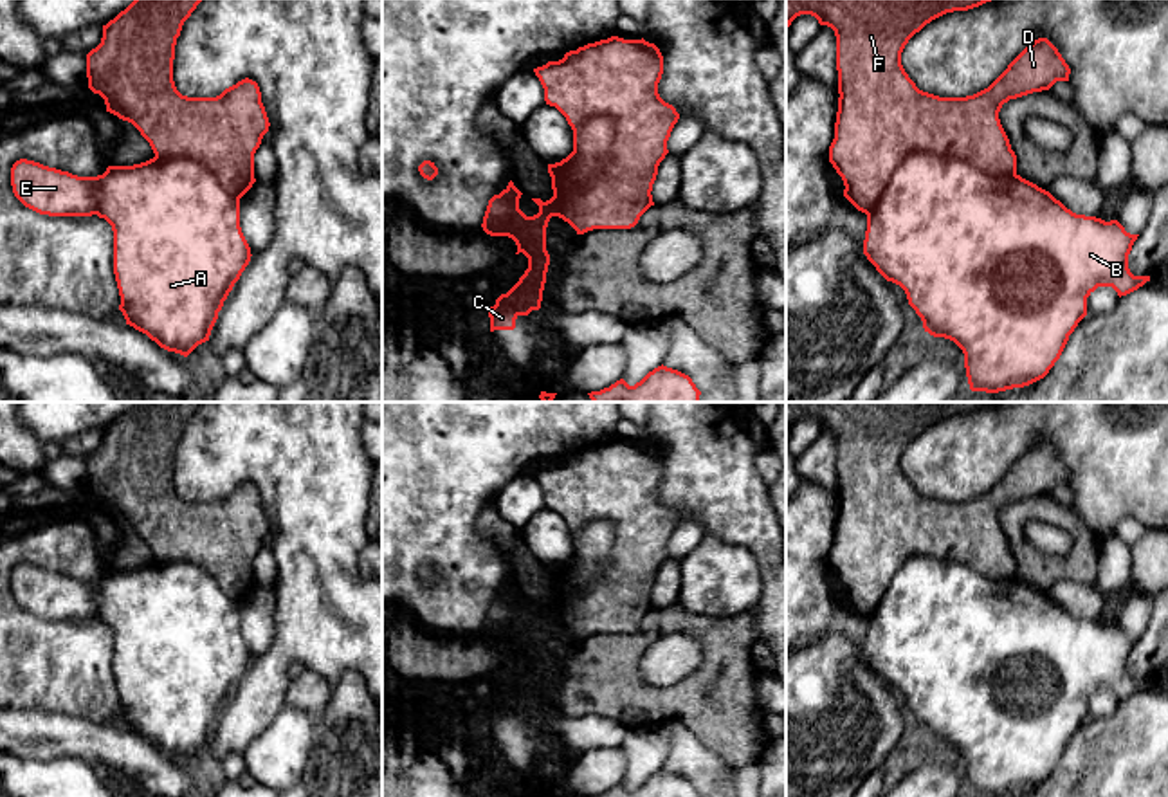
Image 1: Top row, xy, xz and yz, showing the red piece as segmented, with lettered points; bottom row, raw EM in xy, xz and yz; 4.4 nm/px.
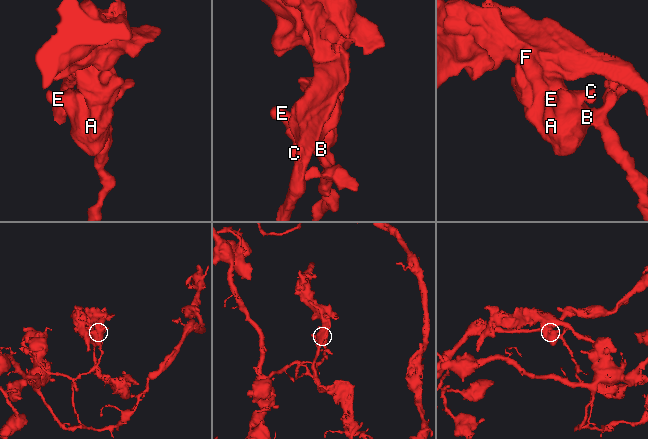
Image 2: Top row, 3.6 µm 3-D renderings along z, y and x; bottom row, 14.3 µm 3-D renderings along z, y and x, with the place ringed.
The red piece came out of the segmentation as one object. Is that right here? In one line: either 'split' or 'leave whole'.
split

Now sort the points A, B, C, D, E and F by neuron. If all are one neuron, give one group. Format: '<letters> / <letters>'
A B C E / D F

